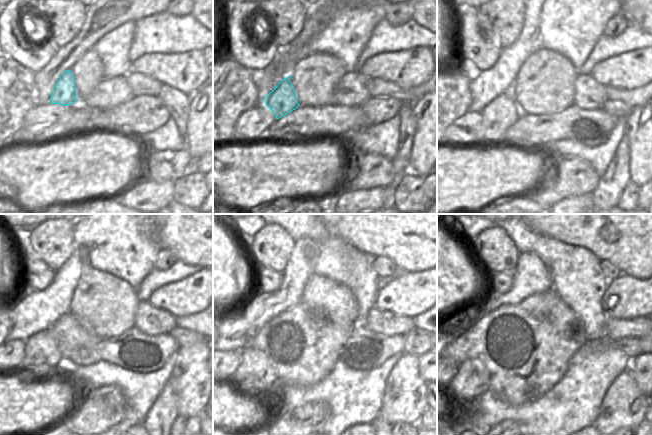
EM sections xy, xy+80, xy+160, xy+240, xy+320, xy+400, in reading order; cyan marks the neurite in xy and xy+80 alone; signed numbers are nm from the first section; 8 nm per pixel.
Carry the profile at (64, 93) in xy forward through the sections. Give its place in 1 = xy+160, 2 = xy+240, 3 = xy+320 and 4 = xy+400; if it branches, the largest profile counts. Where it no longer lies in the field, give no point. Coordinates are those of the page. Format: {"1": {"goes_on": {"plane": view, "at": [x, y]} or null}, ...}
{"1": {"goes_on": {"plane": "xy+160", "at": [498, 116]}}, "2": {"goes_on": {"plane": "xy+240", "at": [41, 357]}}, "3": {"goes_on": {"plane": "xy+320", "at": [255, 373]}}, "4": {"goes_on": {"plane": "xy+400", "at": [471, 380]}}}

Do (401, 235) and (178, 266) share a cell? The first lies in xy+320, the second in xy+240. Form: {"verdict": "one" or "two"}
{"verdict": "two"}

